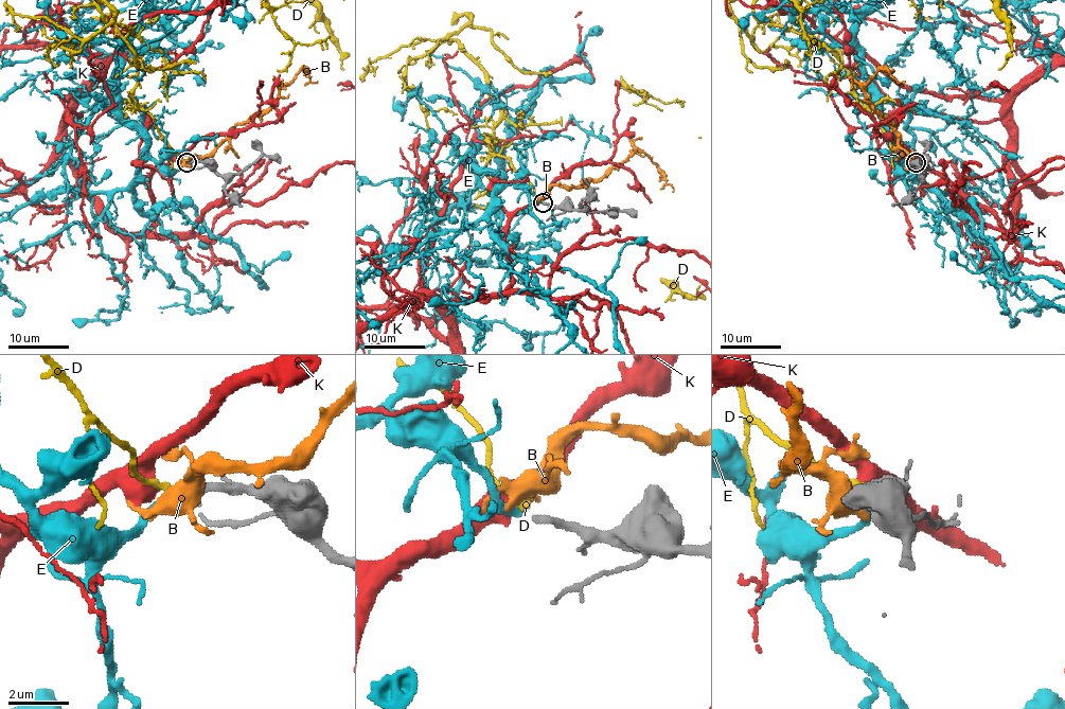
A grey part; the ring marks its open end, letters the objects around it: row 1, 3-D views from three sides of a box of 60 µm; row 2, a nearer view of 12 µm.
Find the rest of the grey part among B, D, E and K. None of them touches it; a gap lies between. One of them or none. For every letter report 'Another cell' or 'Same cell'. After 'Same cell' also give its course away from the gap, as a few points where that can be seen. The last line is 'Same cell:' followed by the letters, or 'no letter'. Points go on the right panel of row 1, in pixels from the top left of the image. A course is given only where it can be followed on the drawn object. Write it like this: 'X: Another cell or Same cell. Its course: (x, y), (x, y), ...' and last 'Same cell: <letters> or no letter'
B: Another cell
D: Another cell
E: Same cell
K: Another cell
Same cell: E

